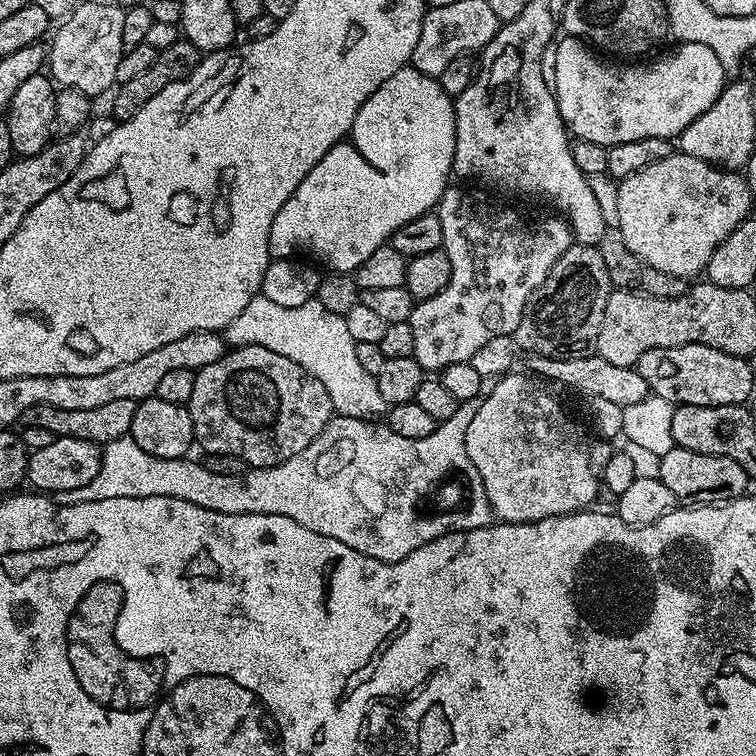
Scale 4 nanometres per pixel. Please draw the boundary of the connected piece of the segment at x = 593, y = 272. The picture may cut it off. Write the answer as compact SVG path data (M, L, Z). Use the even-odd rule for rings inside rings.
M573 243L571 248L554 262L550 274L546 274L546 282L530 294L526 306L522 310L522 318L518 322L514 339L521 353L546 358L578 358L591 353L596 346L598 330L602 330L602 314L606 314L606 298L614 291L610 274L606 270L606 262L602 262L599 247L590 244Z

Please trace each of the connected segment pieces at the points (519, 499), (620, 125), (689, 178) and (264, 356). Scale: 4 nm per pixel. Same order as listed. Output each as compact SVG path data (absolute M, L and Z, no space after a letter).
M516 370L499 377L493 383L496 385L487 389L488 397L486 392L475 405L476 412L474 408L469 415L464 435L468 457L482 478L492 515L505 524L532 524L551 516L569 516L572 512L587 509L596 496L596 484L598 488L597 469L596 472L592 469L588 452L580 445L580 432L575 422L568 417L567 410L543 379L521 372Z
M567 34L561 35L555 41L554 52L556 48L556 57L551 57L550 60L550 80L554 85L556 93L556 101L558 102L558 110L564 119L564 126L568 129L569 133L577 140L585 140L586 142L598 142L605 146L611 146L618 142L634 142L638 138L666 138L672 140L679 137L696 118L710 110L719 95L722 94L726 85L726 73L722 62L718 58L718 54L714 54L714 50L710 50L710 46L702 46L702 42L690 42L689 44L680 42L675 45L677 48L673 52L668 52L665 56L660 56L657 60L652 60L649 64L640 64L644 62L616 62L620 64L611 64L608 60L603 60L585 41L581 40L578 36L569 36Z
M679 150L673 151L670 158L662 158L662 162L654 162L654 166L646 166L646 170L638 170L638 174L630 174L630 178L619 181L616 192L616 220L622 238L626 238L626 246L642 262L654 266L654 270L666 270L666 274L696 278L705 271L710 258L722 241L739 224L749 219L754 194L750 190L747 179L739 171L725 170L713 163L694 158Z
M253 344L233 347L225 351L218 362L210 362L210 366L199 369L186 407L194 426L194 440L199 447L201 444L216 456L237 456L245 460L248 468L273 468L294 458L294 454L302 454L302 450L322 434L334 415L330 394L326 394L326 386L322 386L318 378L302 370L298 362L290 362L290 358L282 358L282 354L266 350L266 346Z

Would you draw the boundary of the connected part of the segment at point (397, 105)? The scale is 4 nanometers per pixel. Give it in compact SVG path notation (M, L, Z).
M411 66L398 70L398 74L386 78L386 82L382 82L382 86L372 89L370 98L366 98L366 102L360 107L358 114L354 118L350 140L356 143L357 150L373 165L367 164L348 145L348 142L335 144L329 152L322 154L322 158L318 158L314 170L310 170L306 174L306 178L302 178L302 182L298 182L294 194L290 194L290 198L286 198L286 206L282 206L282 210L278 210L278 214L274 214L274 222L270 226L270 238L268 239L269 257L288 258L293 255L292 248L301 248L302 251L317 256L322 263L329 264L329 269L332 272L352 274L355 273L358 266L362 266L362 262L366 262L366 258L370 258L370 254L374 254L374 250L381 248L385 242L391 241L392 235L402 226L406 226L406 222L433 211L439 205L445 188L449 187L450 180L448 180L448 176L453 175L452 163L454 162L454 142L456 141L456 106L453 97L448 96L446 90L442 90L437 77L422 74L417 68Z

